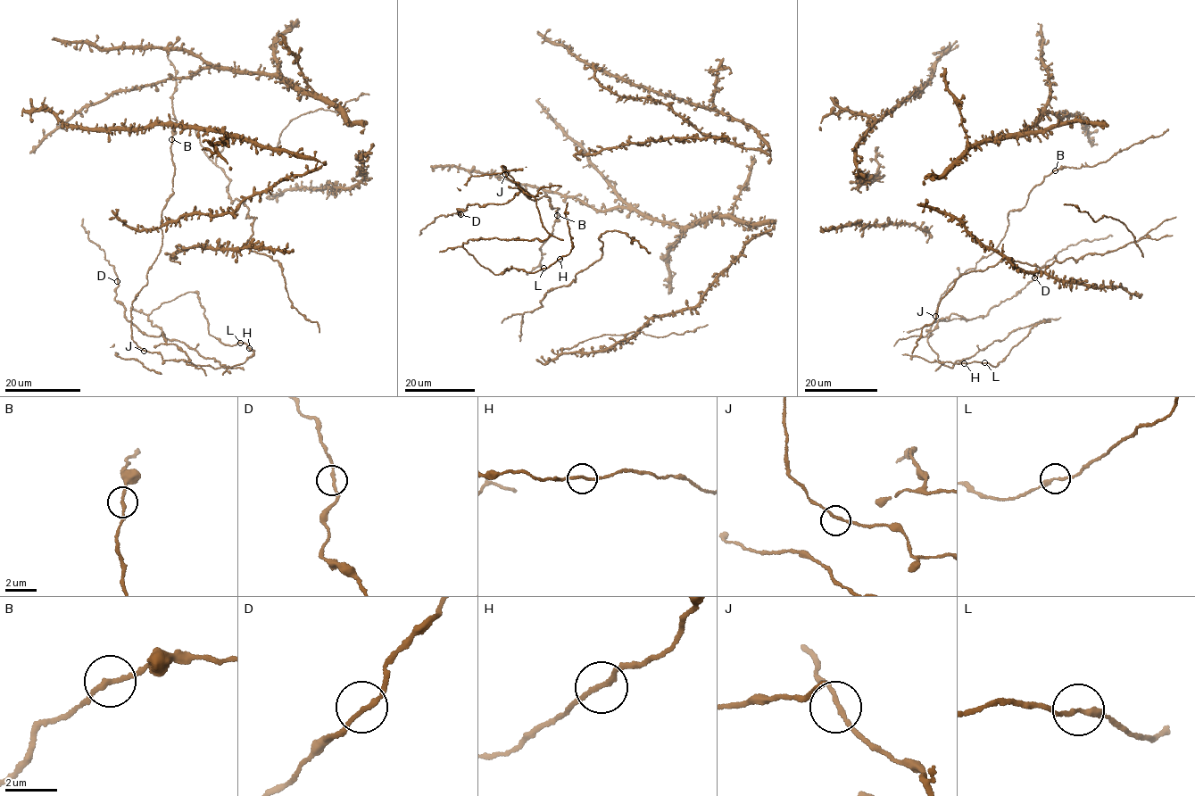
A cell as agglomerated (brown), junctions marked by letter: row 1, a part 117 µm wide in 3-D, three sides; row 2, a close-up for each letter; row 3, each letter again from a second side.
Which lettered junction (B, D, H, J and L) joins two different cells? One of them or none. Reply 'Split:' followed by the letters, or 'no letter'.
Split: no letter

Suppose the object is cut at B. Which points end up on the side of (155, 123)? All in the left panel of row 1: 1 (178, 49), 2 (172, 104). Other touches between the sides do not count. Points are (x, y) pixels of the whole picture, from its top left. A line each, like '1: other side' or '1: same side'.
1: same side
2: other side

